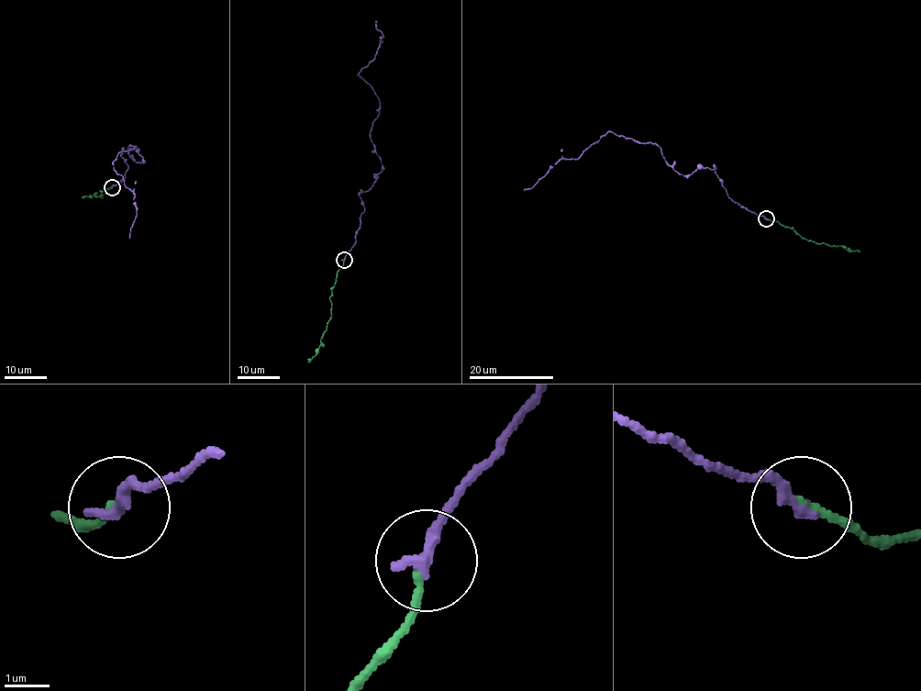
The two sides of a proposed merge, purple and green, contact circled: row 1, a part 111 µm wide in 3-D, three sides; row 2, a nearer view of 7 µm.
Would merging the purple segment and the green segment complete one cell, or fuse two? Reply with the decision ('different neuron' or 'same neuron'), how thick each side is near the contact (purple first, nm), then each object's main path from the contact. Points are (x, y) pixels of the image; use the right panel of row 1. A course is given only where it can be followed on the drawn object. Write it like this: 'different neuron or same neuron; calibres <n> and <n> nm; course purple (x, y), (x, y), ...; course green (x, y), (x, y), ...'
same neuron; calibres 320 and 190 nm; course purple (766, 218), (728, 197), (715, 169), (679, 174), (658, 146), (609, 131), (523, 189); course green (766, 218), (789, 227), (807, 239), (859, 251)

